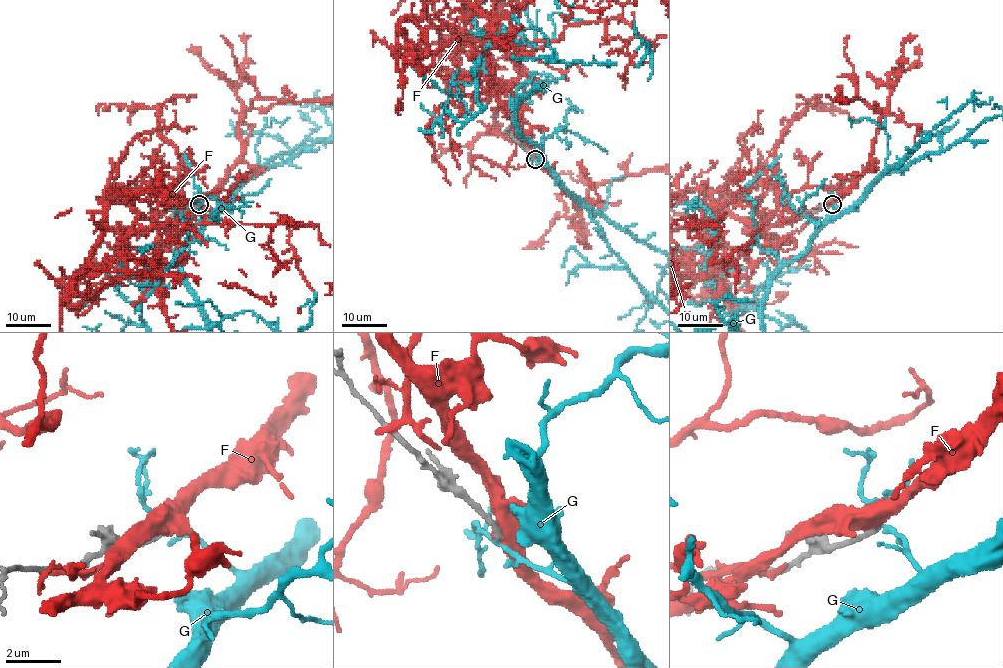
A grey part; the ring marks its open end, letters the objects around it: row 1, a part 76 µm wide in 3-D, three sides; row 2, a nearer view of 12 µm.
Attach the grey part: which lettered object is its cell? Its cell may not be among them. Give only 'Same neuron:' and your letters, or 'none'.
Same neuron: none

